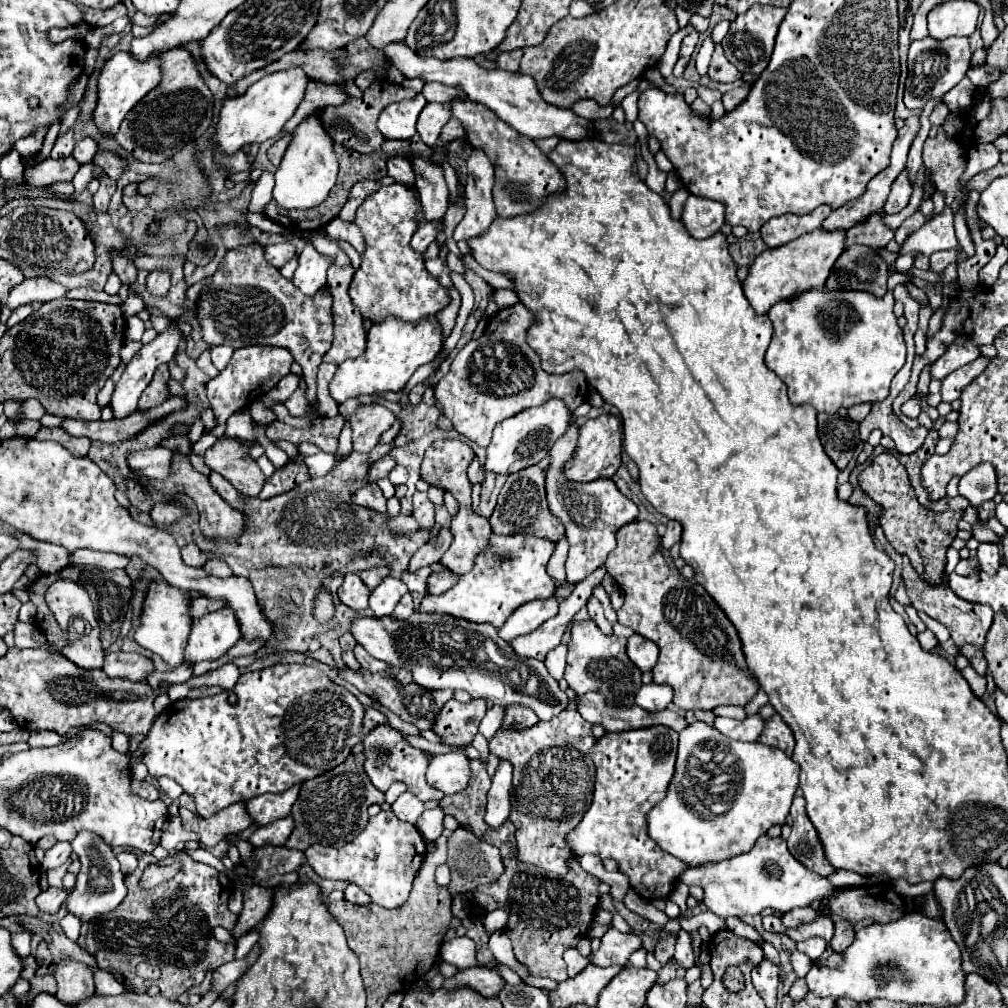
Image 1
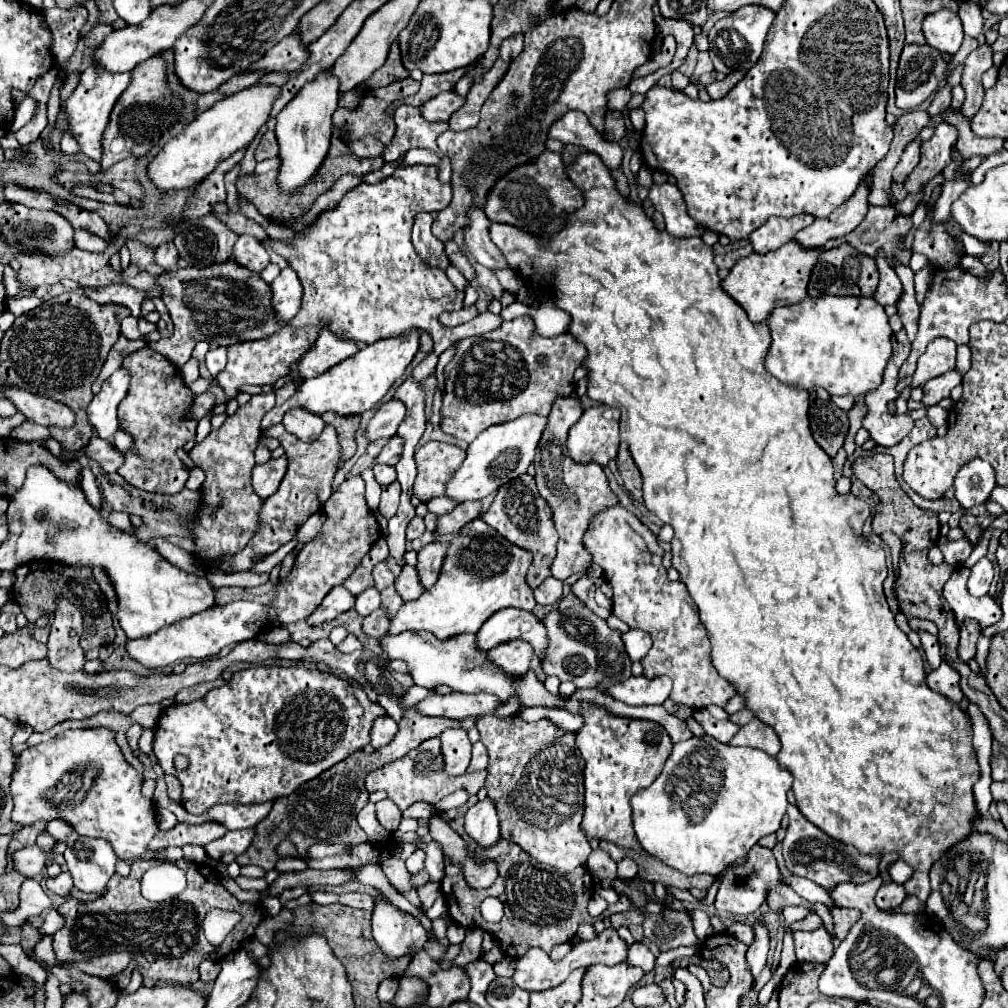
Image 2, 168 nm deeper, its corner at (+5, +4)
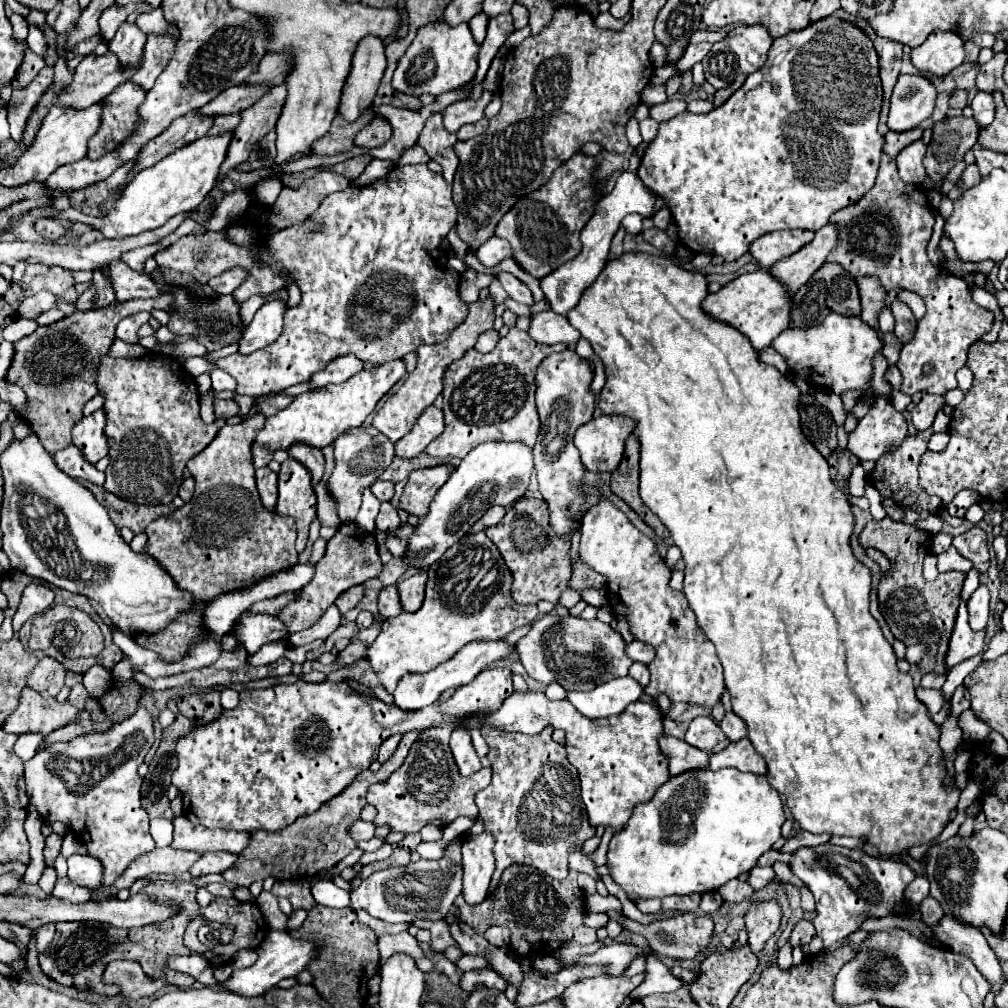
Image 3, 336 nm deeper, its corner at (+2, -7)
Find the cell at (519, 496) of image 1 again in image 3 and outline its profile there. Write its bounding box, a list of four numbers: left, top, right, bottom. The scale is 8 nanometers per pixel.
[486,498,572,604]

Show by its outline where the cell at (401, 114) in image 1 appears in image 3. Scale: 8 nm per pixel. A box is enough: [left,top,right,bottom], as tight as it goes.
[458,14,514,94]

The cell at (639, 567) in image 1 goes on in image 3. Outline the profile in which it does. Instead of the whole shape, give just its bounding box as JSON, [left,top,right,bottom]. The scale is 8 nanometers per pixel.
[580,500,726,710]

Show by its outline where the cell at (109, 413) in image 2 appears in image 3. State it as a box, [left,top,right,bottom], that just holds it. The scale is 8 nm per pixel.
[72,408,108,464]

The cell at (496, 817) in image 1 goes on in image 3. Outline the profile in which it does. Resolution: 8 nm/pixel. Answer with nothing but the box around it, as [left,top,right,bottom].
[462,832,496,904]

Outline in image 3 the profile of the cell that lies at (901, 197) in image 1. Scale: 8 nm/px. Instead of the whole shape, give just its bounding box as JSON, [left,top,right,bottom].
[896,140,926,186]

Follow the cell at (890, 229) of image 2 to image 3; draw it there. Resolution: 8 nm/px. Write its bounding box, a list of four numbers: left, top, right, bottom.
[828,154,994,396]

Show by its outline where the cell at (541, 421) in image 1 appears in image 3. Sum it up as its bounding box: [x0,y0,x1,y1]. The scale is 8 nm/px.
[408,442,532,570]

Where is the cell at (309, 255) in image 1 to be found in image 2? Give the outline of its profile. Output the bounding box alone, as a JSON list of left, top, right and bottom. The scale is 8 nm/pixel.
[271,267,301,321]

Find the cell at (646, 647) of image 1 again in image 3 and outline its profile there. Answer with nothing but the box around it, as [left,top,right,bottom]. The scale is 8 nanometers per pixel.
[626,640,654,664]

